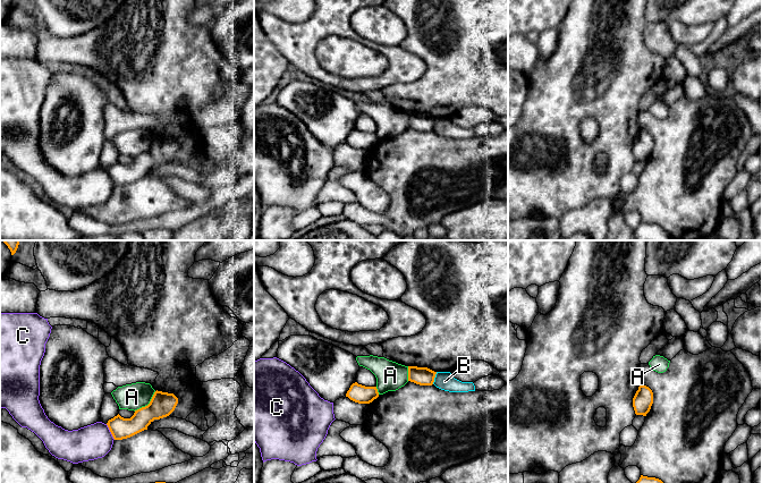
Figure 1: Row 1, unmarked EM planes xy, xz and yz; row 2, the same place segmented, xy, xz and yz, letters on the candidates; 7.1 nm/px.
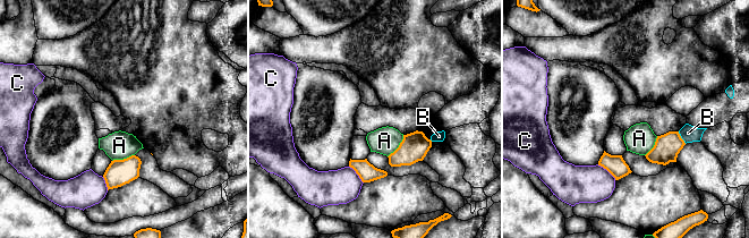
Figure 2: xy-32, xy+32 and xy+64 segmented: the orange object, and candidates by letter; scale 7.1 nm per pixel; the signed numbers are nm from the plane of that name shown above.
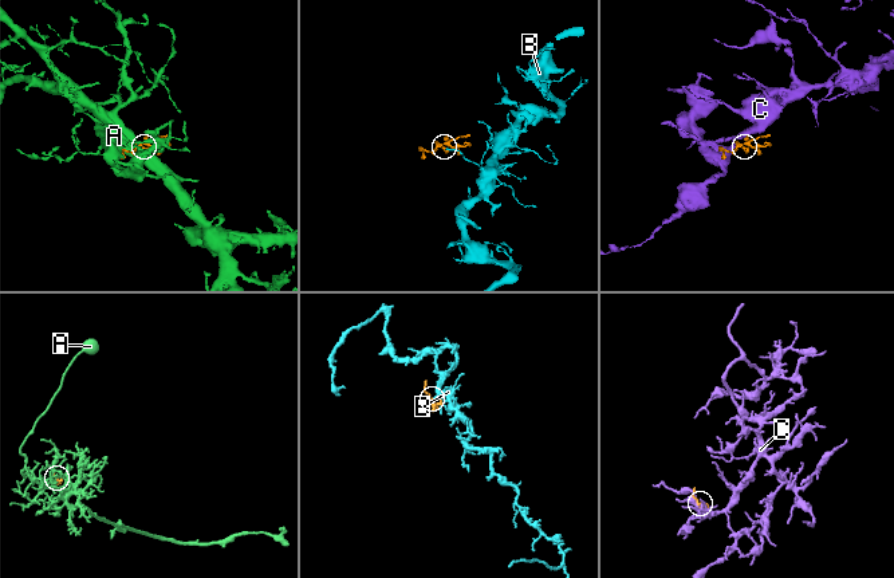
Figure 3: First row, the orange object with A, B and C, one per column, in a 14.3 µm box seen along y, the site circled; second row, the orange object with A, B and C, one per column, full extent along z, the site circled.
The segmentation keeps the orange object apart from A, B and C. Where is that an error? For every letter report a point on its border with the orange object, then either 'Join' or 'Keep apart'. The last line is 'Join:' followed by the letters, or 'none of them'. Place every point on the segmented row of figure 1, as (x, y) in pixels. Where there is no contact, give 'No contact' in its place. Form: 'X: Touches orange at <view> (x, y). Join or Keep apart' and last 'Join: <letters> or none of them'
A: Touches orange at xy (147, 405). Keep apart
B: Touches orange at xz (434, 376). Keep apart
C: Touches orange at xy (110, 431). Keep apart
Join: none of them

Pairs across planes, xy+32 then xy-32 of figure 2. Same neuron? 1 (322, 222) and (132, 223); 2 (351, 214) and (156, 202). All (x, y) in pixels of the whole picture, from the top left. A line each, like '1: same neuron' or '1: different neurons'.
1: same neuron
2: same neuron

